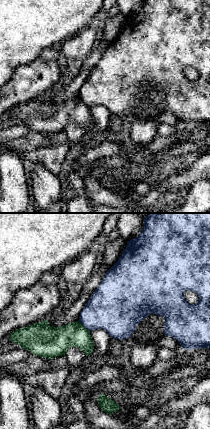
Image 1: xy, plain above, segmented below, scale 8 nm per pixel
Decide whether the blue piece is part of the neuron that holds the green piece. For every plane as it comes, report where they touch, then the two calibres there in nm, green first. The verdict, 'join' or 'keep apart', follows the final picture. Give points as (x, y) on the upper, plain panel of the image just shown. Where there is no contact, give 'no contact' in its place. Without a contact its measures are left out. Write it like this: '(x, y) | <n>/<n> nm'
(83, 102) | 220/340 nm

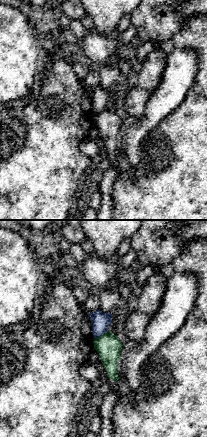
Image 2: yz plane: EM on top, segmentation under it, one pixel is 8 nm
(102, 110) | 200/150 nm

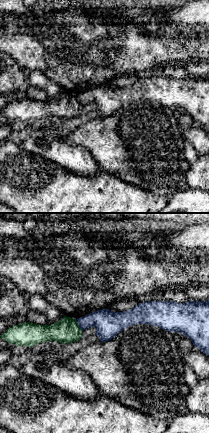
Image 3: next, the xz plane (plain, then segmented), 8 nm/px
(77, 101) | 200/220 nm

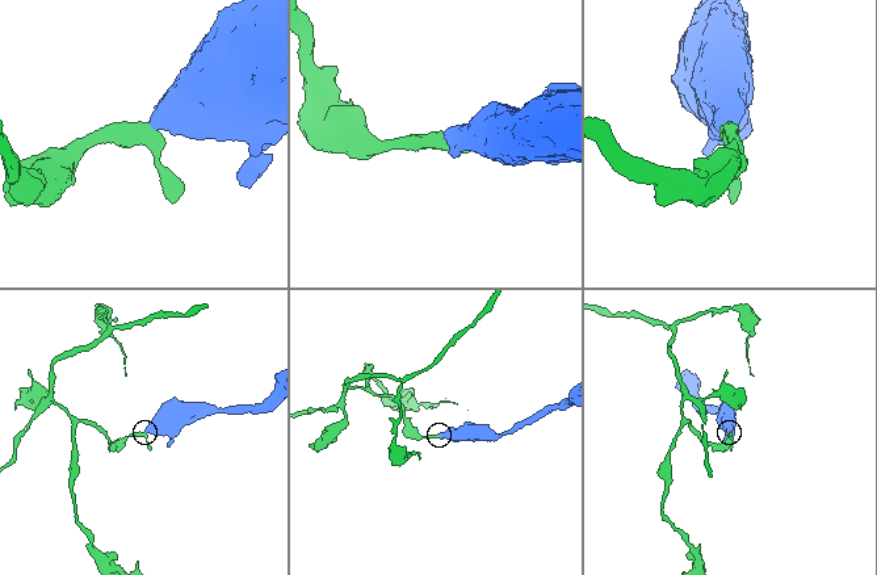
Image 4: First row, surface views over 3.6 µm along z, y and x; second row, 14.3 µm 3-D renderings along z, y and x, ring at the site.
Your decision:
keep apart

